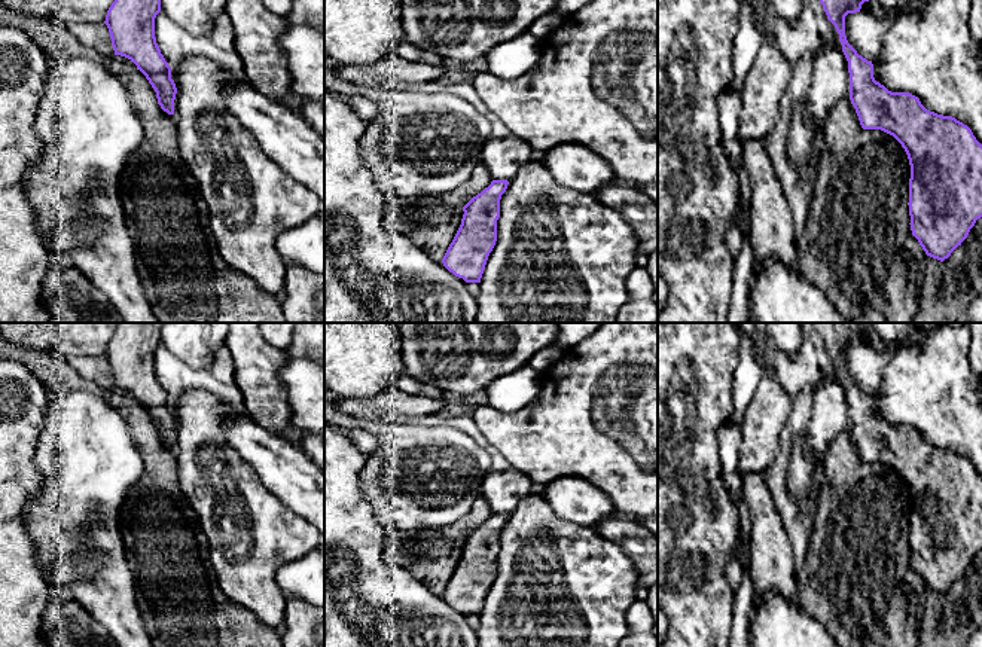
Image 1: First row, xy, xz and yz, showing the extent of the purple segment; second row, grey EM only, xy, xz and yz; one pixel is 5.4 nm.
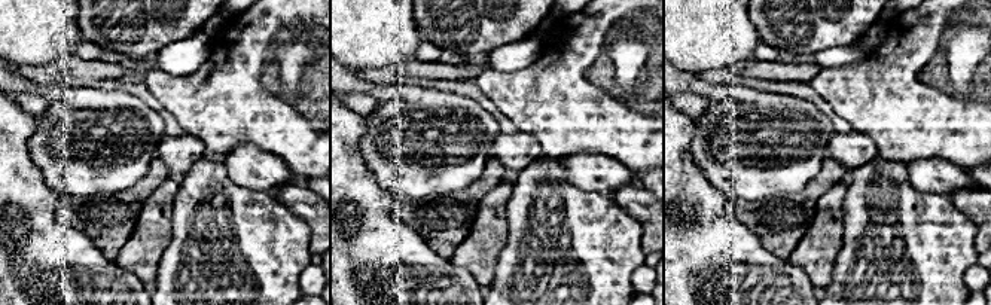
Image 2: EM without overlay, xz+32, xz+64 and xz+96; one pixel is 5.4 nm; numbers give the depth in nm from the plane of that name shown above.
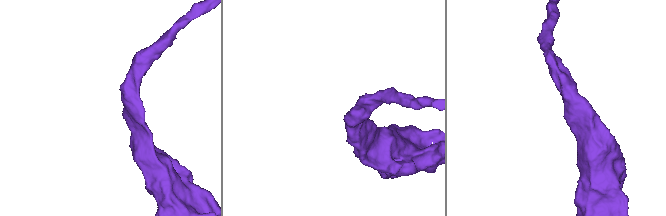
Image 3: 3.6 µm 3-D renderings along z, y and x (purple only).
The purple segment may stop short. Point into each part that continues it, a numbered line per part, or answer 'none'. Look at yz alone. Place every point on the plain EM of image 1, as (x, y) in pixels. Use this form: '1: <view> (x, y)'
none

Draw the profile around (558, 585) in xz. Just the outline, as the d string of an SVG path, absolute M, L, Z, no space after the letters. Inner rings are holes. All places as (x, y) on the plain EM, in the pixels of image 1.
M536 489L519 501L501 528L497 574L479 616L478 647L619 647L629 634L626 613L637 601L637 582L637 568L619 546L594 527L558 518Z

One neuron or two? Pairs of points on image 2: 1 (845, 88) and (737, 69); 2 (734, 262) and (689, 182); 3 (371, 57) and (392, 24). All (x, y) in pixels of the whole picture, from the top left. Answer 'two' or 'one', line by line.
1: two
2: one
3: one

